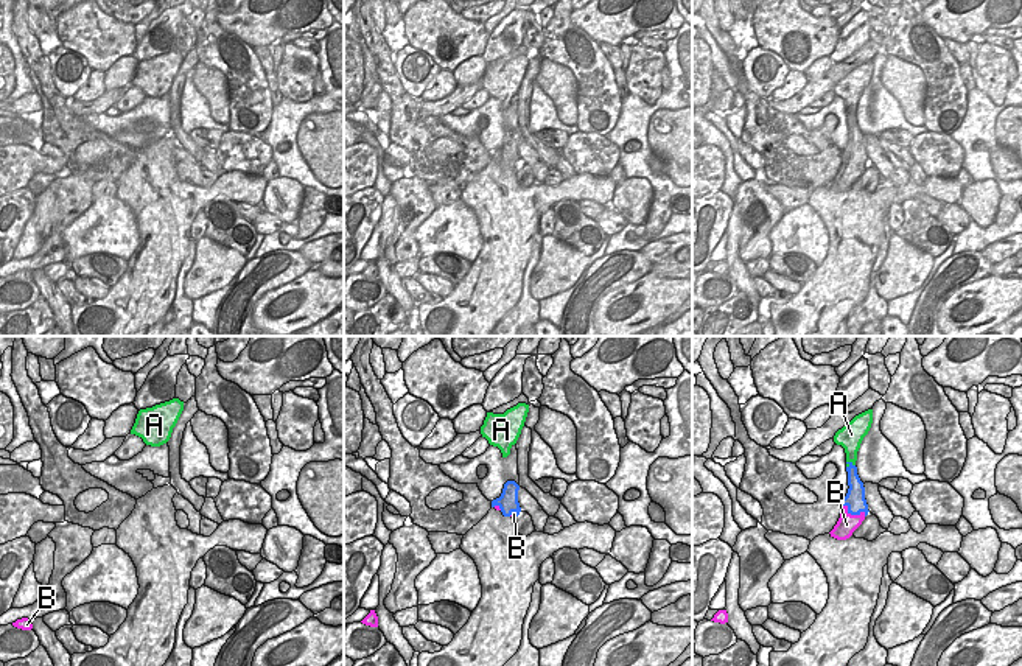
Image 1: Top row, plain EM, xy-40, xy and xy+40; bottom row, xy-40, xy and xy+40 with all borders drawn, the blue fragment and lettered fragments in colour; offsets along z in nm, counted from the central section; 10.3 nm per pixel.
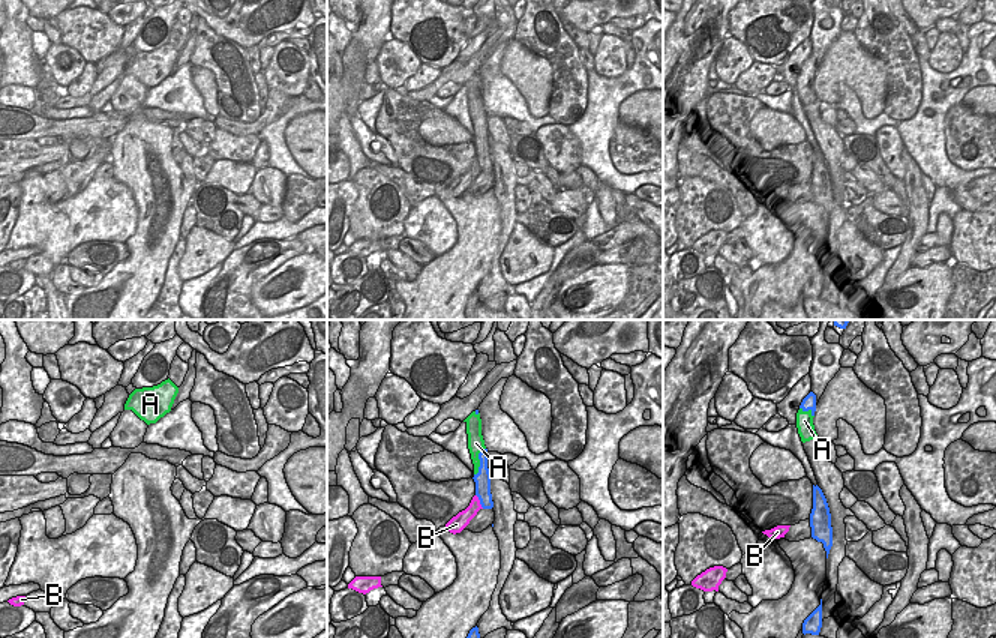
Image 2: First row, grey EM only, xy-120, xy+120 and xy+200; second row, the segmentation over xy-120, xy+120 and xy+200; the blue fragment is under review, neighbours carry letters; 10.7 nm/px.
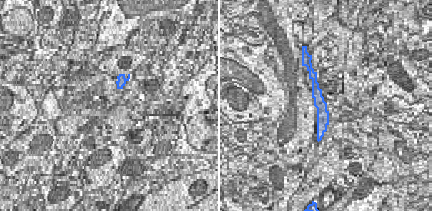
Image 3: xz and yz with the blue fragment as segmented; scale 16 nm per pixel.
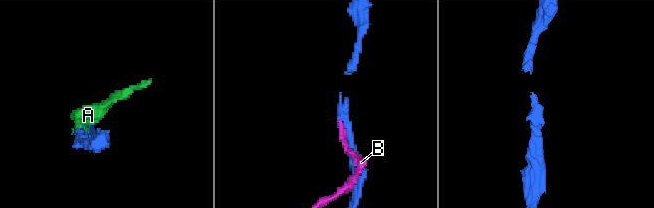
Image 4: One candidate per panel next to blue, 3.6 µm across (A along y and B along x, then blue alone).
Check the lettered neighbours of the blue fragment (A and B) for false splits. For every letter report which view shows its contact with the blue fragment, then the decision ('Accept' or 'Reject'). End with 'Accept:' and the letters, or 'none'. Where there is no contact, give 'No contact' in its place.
A: Touches blue in xy+40. Reject
B: Touches blue in xy+40. Reject
Accept: none.

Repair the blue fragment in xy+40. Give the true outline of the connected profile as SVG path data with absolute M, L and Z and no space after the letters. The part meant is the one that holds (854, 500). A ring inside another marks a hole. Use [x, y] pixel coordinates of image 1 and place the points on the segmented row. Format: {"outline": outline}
{"outline": "M846 462L846 471L848 471L848 493L842 500L842 506L848 507L848 514L851 515L860 515L862 512L865 517L868 515L868 504L865 500L865 487L857 475L857 467L852 462Z"}

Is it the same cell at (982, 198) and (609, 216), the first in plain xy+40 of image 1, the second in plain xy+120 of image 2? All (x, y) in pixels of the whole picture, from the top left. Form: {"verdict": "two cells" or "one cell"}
{"verdict": "one cell"}

